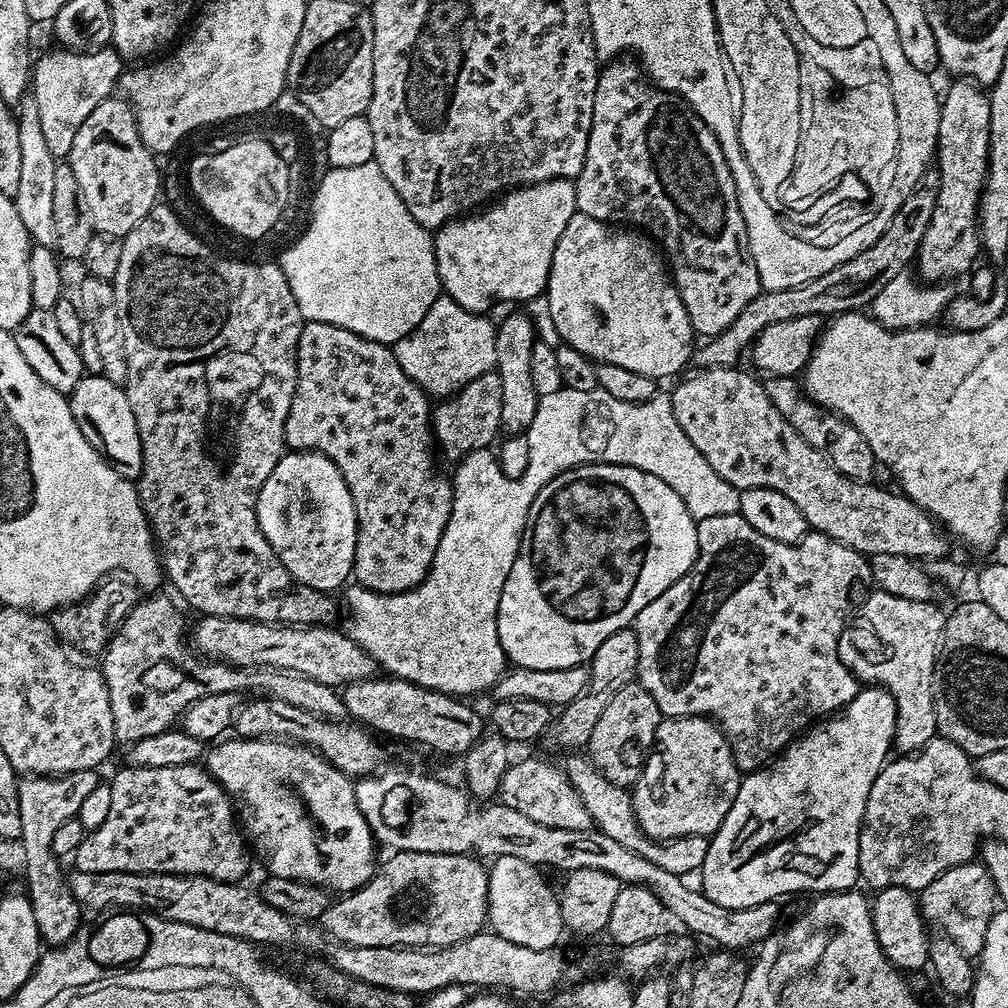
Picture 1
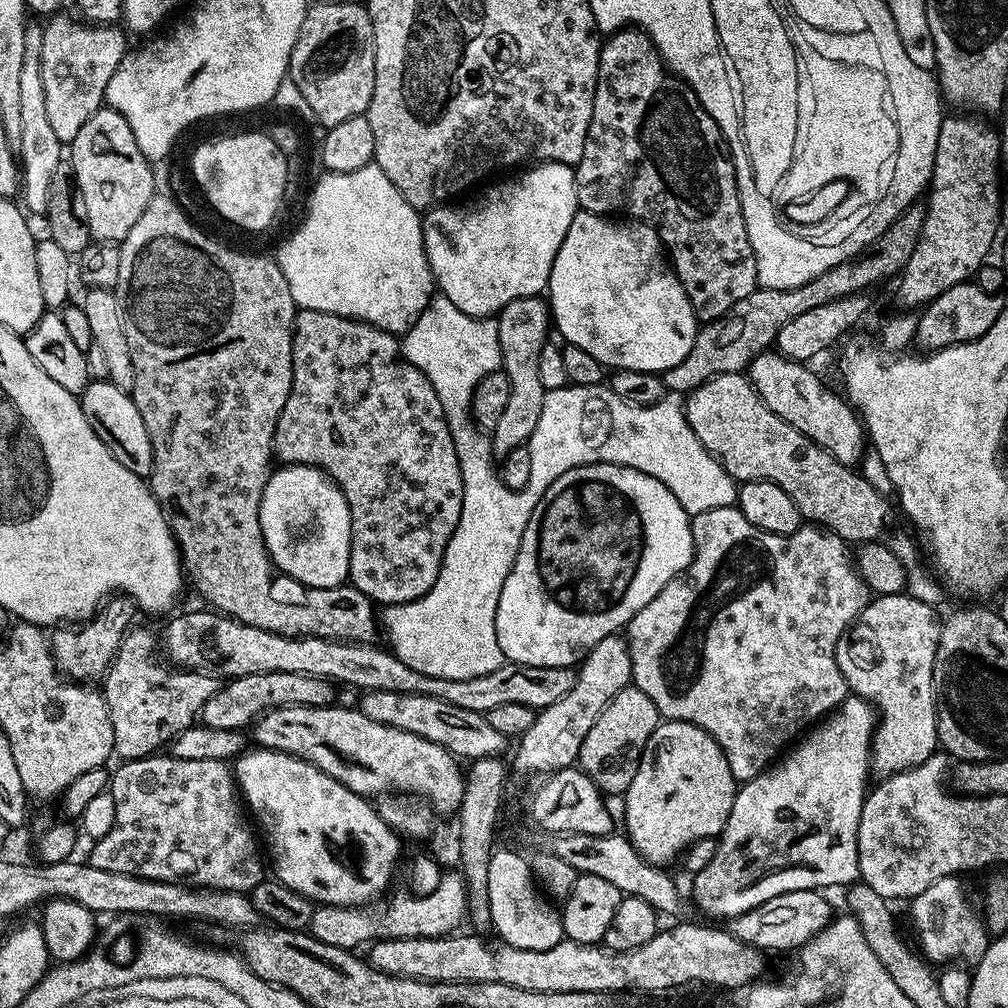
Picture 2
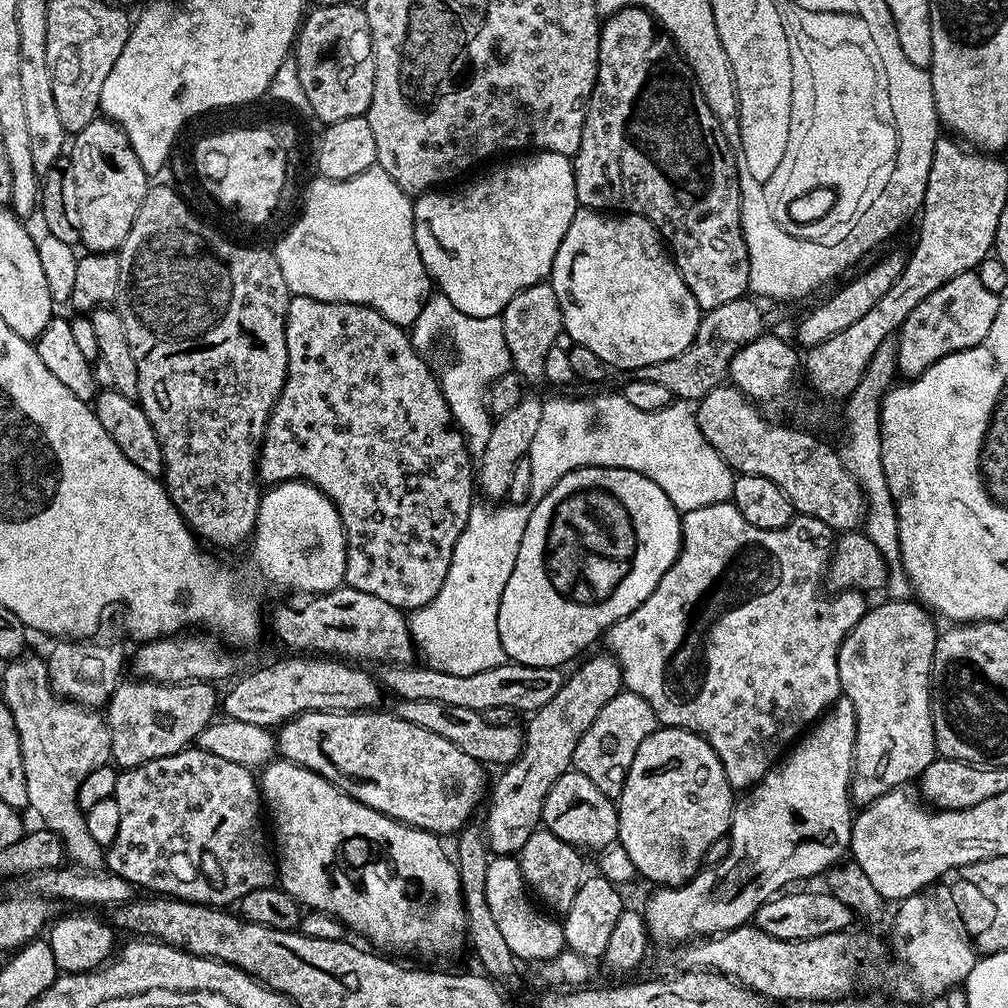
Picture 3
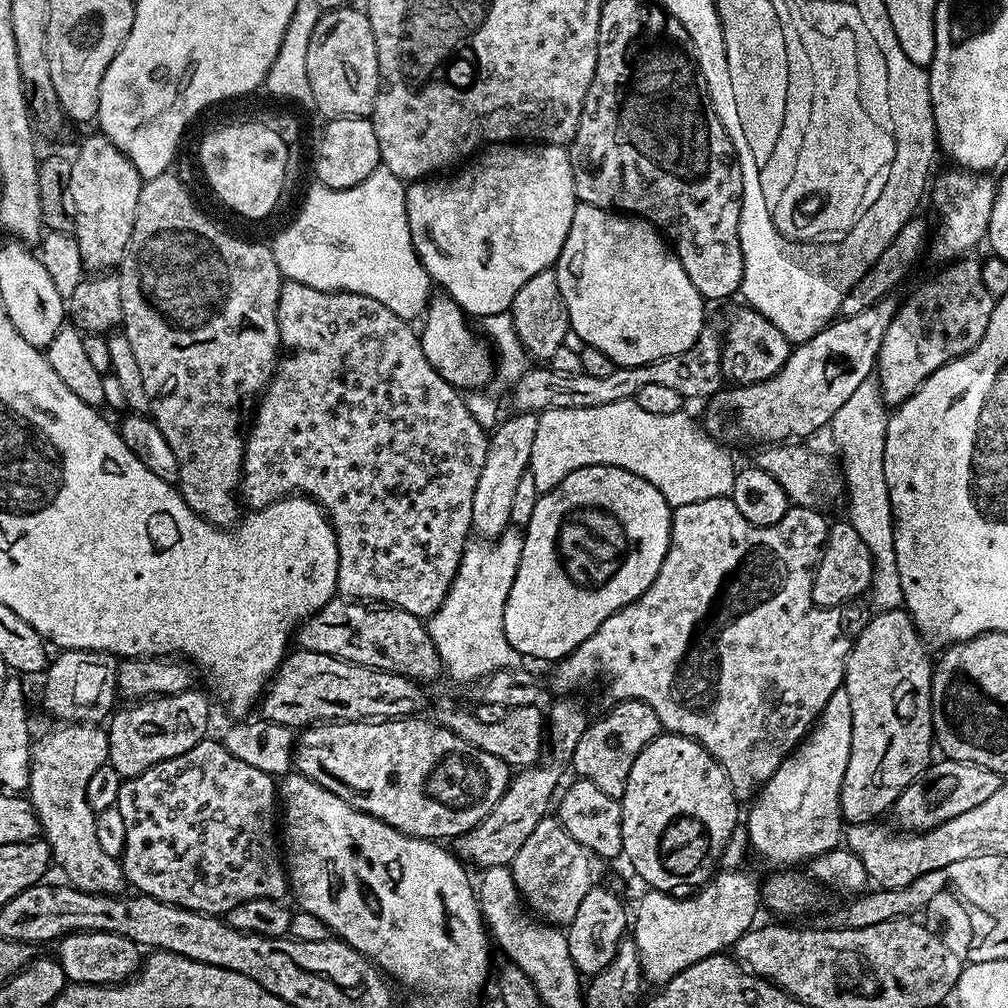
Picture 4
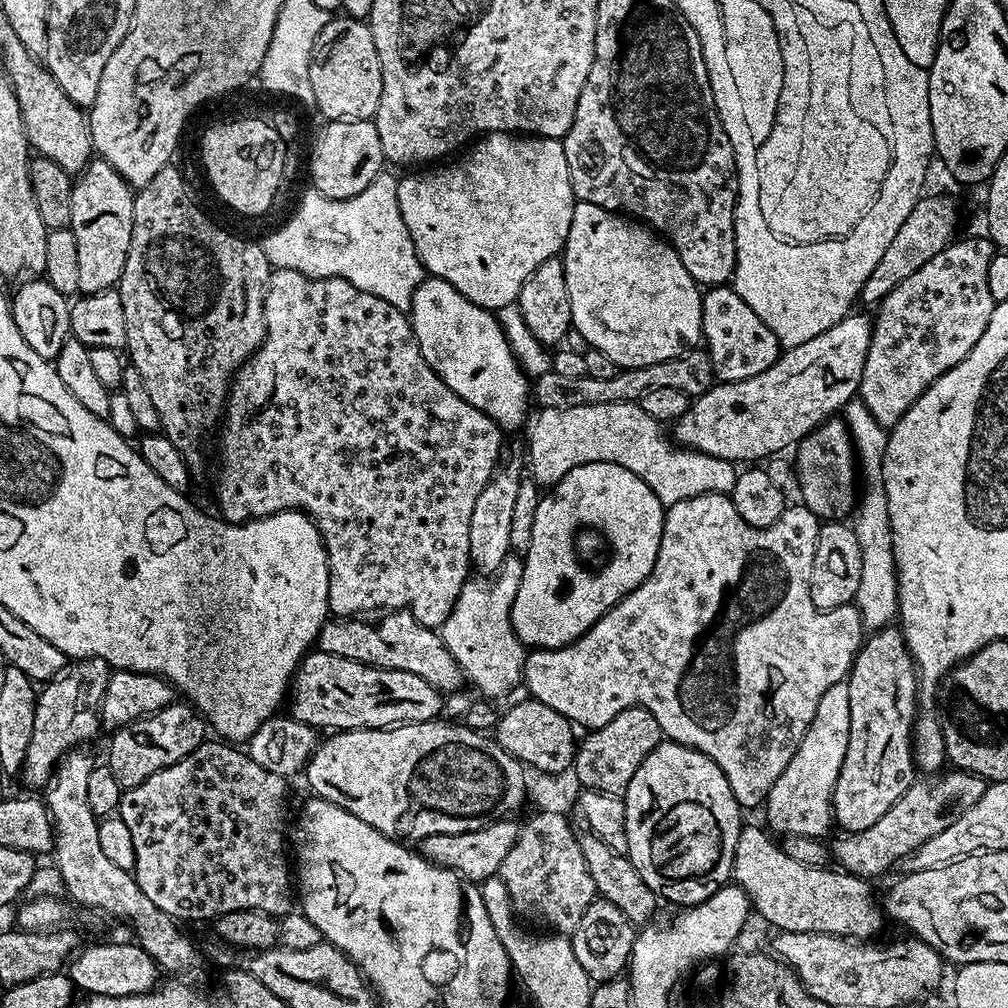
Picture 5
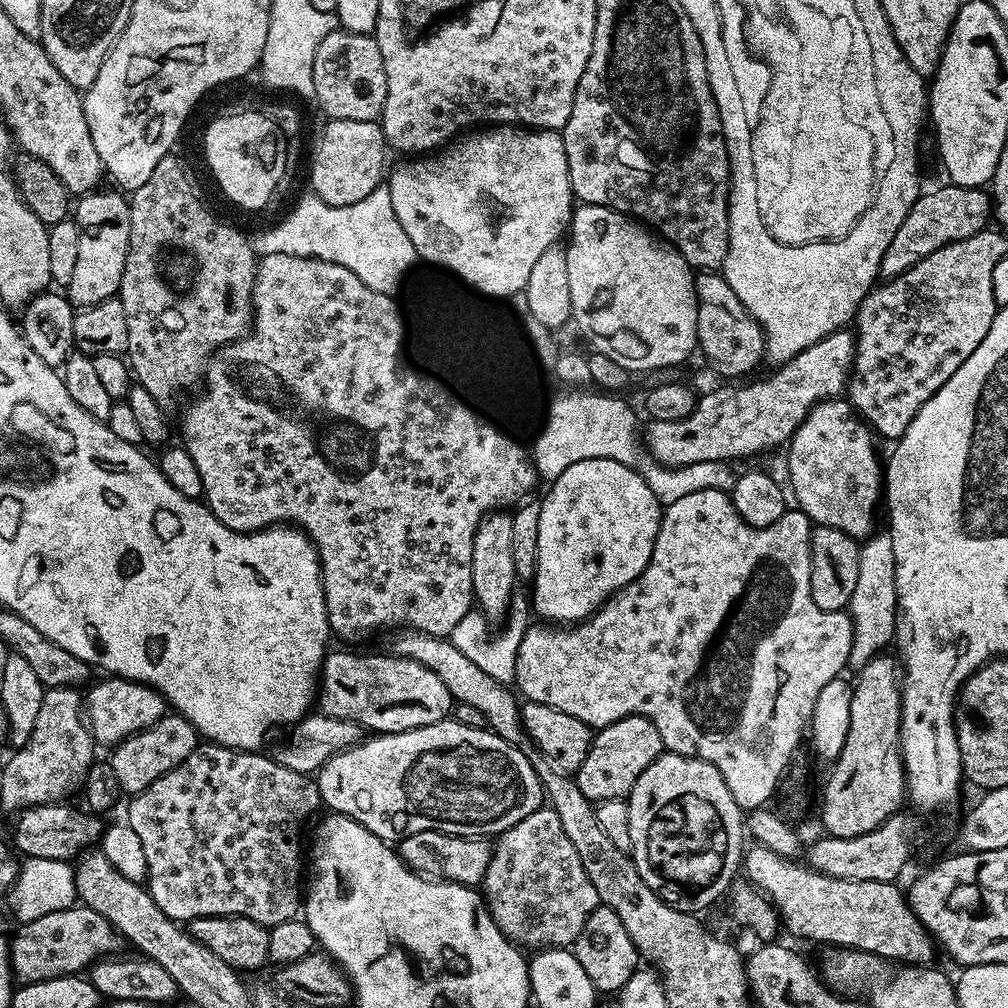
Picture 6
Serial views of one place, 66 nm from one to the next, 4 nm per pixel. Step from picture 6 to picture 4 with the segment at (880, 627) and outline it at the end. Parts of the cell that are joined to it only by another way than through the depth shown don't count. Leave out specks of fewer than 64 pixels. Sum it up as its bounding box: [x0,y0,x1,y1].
[830,378,904,609]

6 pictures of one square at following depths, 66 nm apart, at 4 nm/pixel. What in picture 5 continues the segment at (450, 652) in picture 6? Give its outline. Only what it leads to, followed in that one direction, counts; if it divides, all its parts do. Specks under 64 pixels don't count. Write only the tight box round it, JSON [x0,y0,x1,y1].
[319,610,466,694]

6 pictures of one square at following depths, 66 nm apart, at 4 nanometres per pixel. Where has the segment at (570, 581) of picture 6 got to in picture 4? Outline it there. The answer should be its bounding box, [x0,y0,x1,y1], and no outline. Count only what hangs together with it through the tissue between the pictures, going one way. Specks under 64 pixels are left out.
[504,464,672,662]

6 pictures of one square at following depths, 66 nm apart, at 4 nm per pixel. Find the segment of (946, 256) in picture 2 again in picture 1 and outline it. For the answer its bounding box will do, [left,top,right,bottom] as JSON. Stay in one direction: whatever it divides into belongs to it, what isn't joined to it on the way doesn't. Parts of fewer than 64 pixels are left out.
[915,78,990,286]

